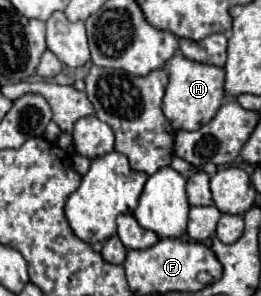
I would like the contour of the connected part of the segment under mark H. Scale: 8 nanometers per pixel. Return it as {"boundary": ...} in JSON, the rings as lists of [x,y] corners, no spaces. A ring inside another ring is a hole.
{"boundary":[[[180,52],[172,56],[168,62],[168,86],[166,86],[166,96],[162,100],[162,112],[172,124],[172,128],[178,130],[200,130],[200,126],[208,124],[218,108],[222,106],[224,100],[224,68],[210,66],[210,64],[200,64],[190,58],[184,58]]]}

